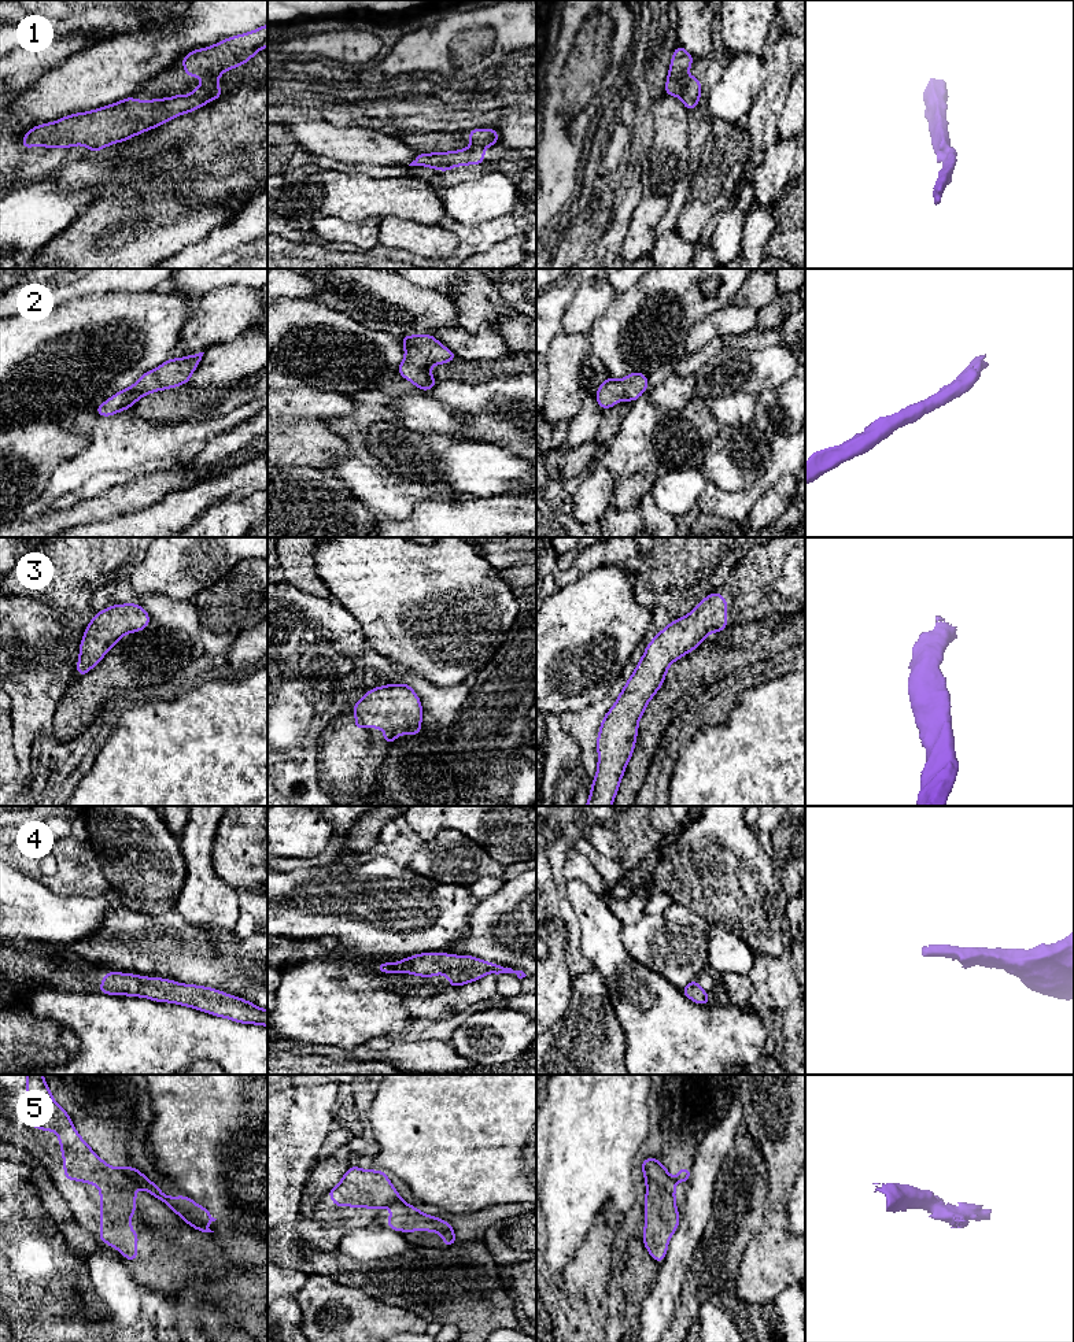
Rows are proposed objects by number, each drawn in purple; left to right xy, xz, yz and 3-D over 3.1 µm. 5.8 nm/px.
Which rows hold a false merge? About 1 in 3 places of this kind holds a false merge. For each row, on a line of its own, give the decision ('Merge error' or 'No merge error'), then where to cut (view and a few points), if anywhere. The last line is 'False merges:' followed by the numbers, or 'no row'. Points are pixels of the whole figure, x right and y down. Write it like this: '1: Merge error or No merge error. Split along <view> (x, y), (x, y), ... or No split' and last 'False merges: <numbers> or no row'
1: Merge error. Split along yz (685, 80), (679, 95)
2: No merge error. No split
3: No merge error. No split
4: No merge error. No split
5: Merge error. Split along xy (120, 1169), (139, 1186)
False merges: 1, 5

